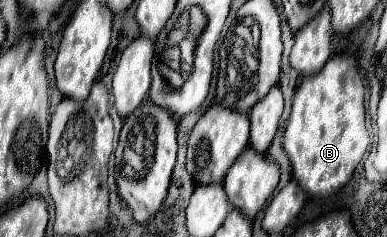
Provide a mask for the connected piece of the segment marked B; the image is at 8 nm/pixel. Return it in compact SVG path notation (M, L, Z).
M335 55L311 77L303 77L295 89L291 115L283 133L283 149L293 167L293 179L313 195L335 193L351 177L369 147L365 127L365 87L351 55Z

